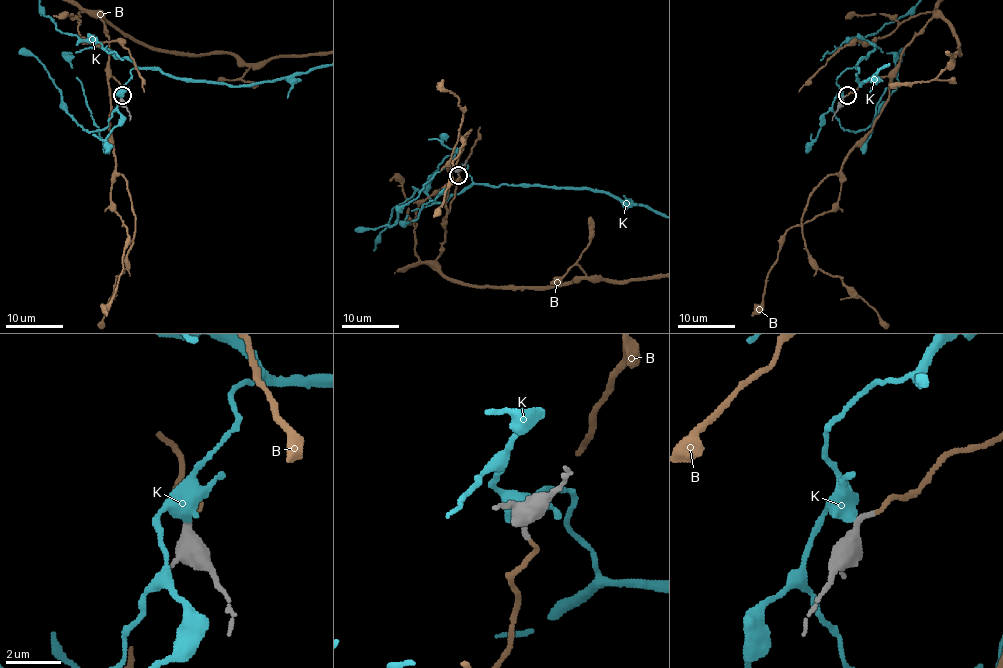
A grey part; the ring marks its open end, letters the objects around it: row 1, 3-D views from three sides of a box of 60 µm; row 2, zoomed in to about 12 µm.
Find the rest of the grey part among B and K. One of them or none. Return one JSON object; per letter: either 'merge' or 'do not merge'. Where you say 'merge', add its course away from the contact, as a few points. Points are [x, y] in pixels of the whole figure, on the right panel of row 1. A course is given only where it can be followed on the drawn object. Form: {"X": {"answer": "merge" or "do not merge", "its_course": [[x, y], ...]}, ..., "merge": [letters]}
{"B": {"answer": "merge"}, "K": {"answer": "do not merge"}, "merge": ["B"]}

